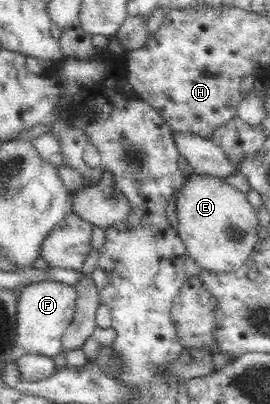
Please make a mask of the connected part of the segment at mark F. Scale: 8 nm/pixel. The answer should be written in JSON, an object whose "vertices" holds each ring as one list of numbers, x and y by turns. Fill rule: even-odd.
{"vertices":[[40,281,32,283,27,287,22,287,20,295,17,297,16,304,16,344,20,348,26,350,26,354,39,354,50,358,62,352,62,344,60,344,60,336,72,321,75,312,75,303,77,300,77,292,72,286,62,284,56,281]]}

